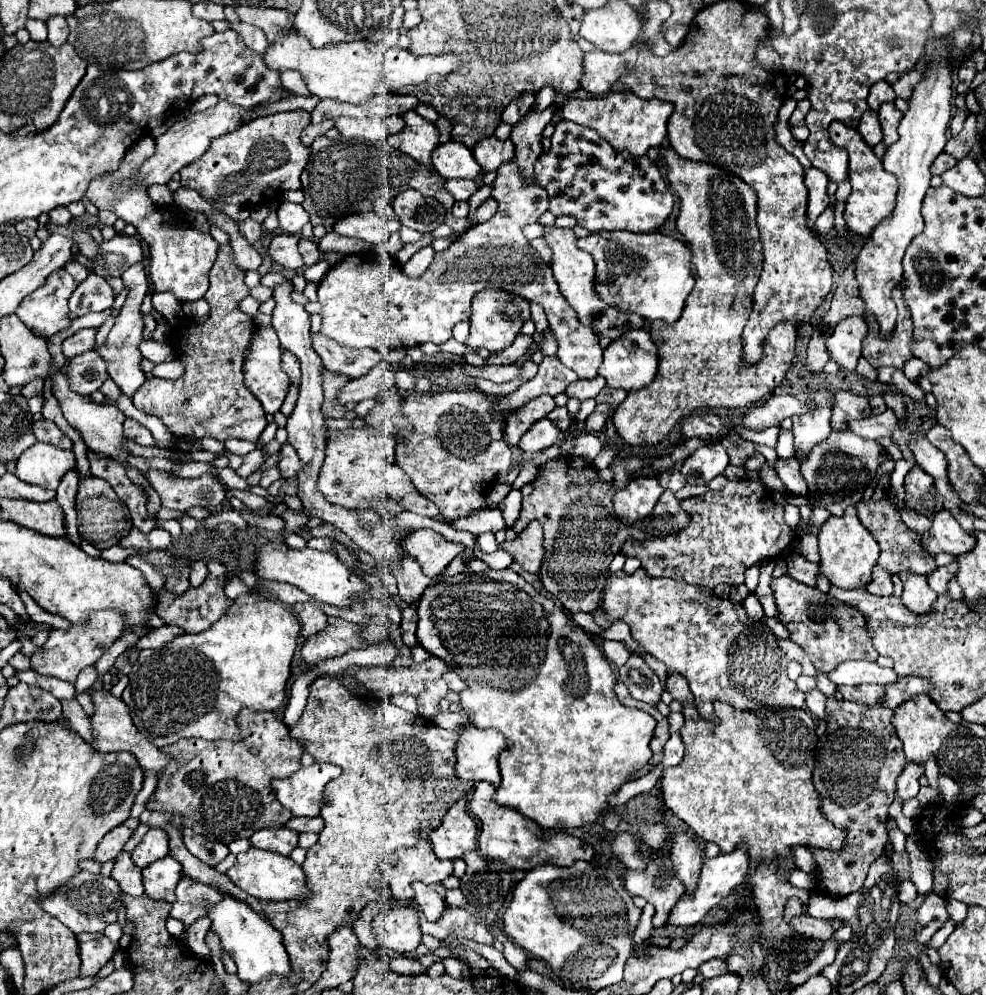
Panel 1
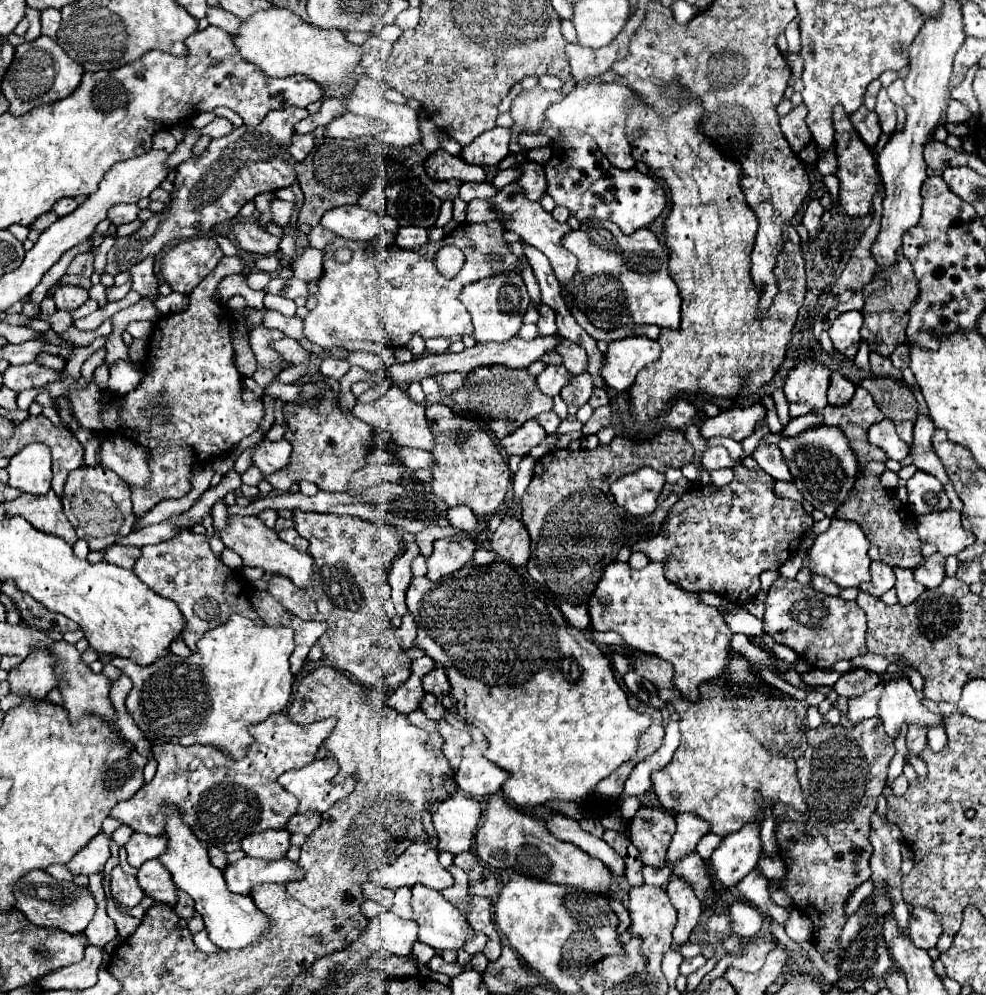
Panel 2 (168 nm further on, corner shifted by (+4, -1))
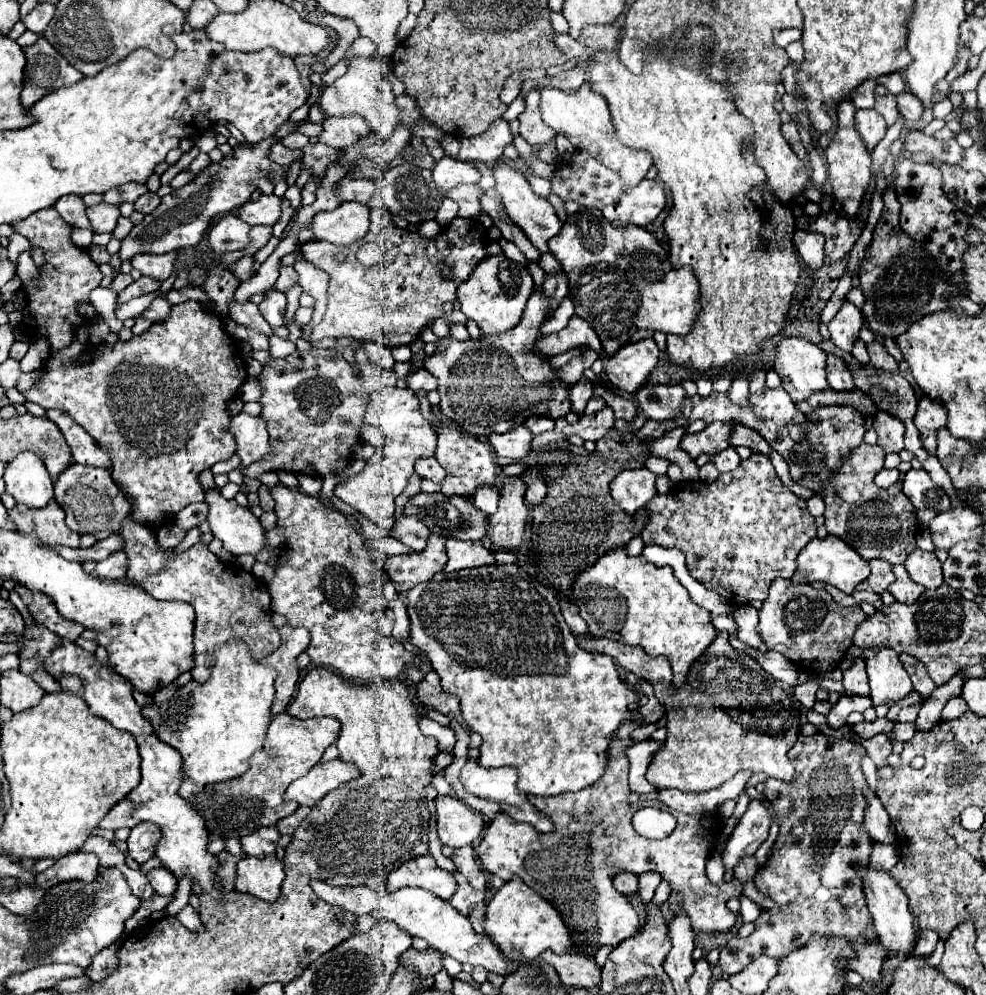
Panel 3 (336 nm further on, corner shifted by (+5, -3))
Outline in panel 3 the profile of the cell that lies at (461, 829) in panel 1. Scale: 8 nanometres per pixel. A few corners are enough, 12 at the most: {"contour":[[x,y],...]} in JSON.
{"contour":[[437,797],[441,845],[475,845],[483,815],[455,797]]}

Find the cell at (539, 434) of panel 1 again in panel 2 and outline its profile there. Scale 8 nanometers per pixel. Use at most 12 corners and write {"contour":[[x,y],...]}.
{"contour":[[534,419],[500,441],[508,455],[528,455],[546,437]]}

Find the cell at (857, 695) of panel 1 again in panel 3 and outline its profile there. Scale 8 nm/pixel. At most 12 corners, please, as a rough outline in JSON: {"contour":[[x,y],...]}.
{"contour":[[863,659],[843,673],[843,687],[849,695],[869,695]]}

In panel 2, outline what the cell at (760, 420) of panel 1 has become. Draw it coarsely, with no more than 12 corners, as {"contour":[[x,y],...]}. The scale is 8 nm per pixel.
{"contour":[[762,403],[732,407],[708,417],[704,439],[722,435],[744,441],[766,417]]}

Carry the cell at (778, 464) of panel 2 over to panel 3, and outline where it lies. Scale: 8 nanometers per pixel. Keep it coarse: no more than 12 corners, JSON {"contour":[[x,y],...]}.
{"contour":[[737,425],[731,445],[771,455],[771,445],[753,429]]}

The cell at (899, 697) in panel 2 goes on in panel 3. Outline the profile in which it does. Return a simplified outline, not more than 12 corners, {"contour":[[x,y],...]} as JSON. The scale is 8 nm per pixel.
{"contour":[[889,649],[863,651],[873,705],[893,707],[913,683]]}

